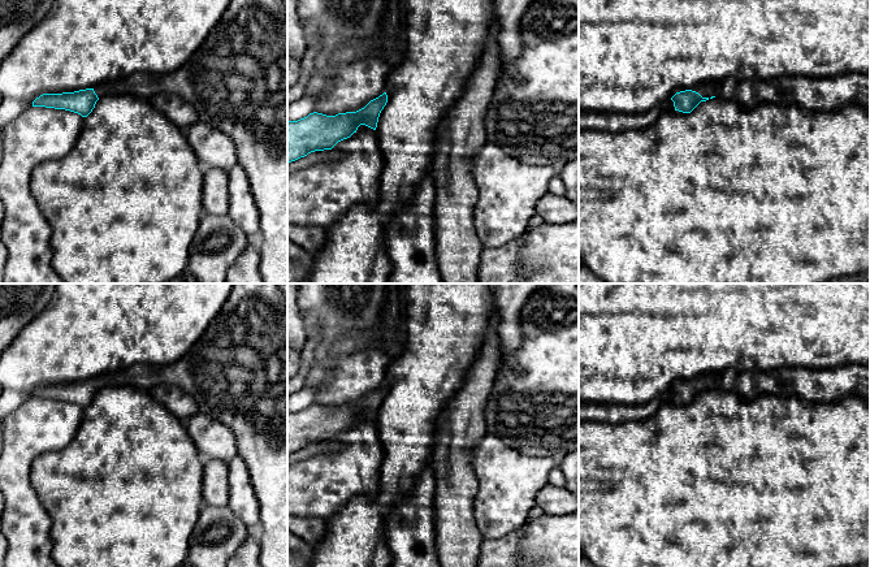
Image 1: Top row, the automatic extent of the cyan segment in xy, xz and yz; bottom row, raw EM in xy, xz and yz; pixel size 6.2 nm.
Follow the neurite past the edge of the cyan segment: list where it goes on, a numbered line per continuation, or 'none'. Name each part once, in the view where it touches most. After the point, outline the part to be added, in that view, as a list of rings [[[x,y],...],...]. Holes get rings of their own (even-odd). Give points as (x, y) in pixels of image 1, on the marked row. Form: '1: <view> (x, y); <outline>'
1: yz (709, 89); [[[705,82],[691,90],[698,92],[702,98],[710,99],[711,96],[720,96],[722,86],[720,82]]]

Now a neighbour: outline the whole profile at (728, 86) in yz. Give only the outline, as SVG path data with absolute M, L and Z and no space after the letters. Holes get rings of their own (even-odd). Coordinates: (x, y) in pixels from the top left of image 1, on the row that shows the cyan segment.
M728 77L720 82L722 92L720 98L726 101L736 98L736 85L739 81L735 77Z

